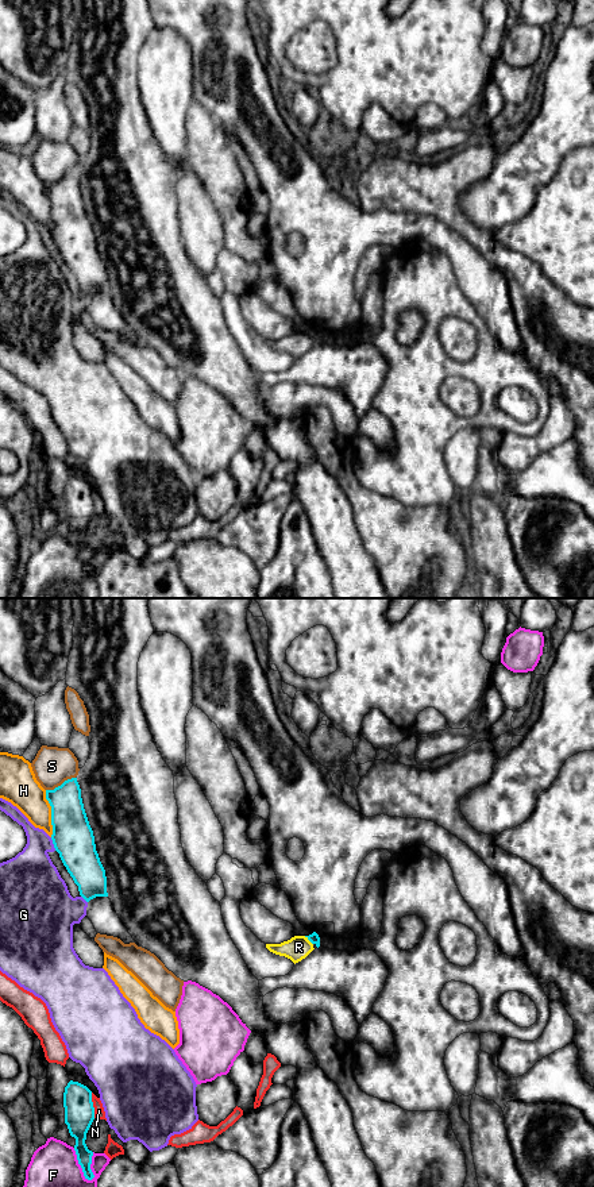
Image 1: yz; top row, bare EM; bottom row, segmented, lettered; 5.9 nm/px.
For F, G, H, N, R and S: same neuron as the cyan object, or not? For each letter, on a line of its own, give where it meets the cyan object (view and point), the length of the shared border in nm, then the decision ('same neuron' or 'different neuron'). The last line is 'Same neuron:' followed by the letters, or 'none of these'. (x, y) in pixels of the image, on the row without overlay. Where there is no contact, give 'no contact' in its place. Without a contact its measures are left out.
F: yz (80, 559) | 220 nm | different neuron
G: yz (53, 238) | 90 nm | different neuron
H: yz (51, 208) | 280 nm | different neuron
N: yz (92, 500) | 150 nm | different neuron
R: yz (308, 334) | 80 nm | different neuron
S: yz (61, 180) | 190 nm | different neuron
Same neuron: none of these

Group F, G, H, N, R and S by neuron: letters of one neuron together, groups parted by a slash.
F / G / H R / N / S

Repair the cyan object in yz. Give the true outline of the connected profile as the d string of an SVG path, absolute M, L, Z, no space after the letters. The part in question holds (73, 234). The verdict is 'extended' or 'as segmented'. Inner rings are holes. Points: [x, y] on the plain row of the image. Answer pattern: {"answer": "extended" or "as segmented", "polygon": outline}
{"answer": "as segmented", "polygon": "M77 173L46 185L51 201L51 235L68 267L78 281L80 290L89 297L108 292L105 265L96 246Z"}

